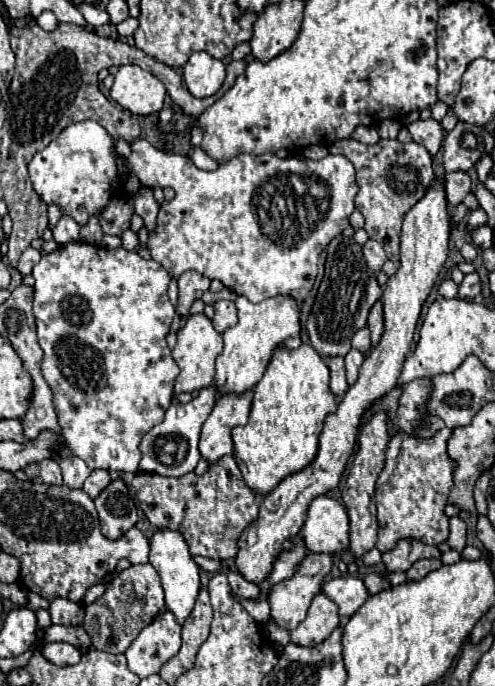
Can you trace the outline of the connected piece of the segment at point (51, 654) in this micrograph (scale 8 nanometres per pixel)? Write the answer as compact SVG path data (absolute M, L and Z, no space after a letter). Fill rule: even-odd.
M49 643L49 645L45 645L41 649L41 653L43 653L43 657L47 661L51 661L53 665L59 665L59 667L63 667L63 665L75 665L81 659L79 649L75 649L69 643Z

